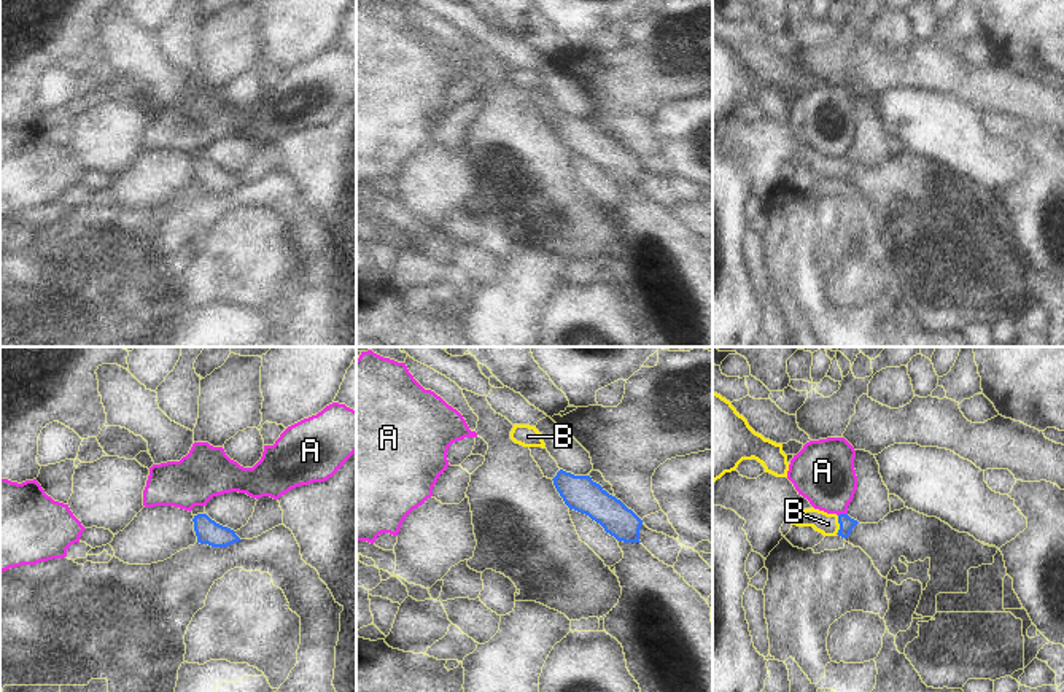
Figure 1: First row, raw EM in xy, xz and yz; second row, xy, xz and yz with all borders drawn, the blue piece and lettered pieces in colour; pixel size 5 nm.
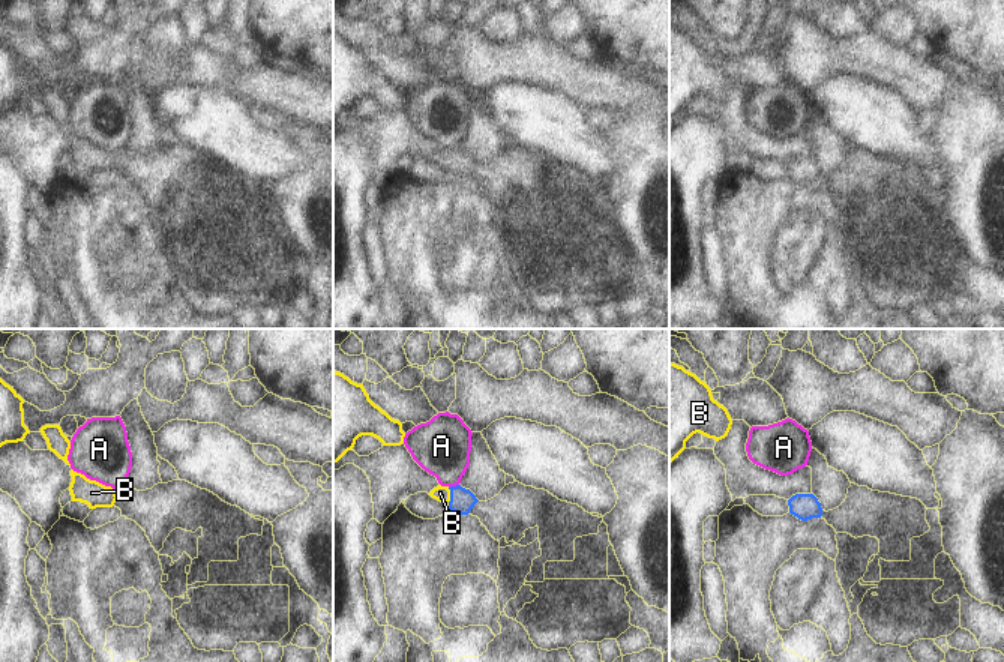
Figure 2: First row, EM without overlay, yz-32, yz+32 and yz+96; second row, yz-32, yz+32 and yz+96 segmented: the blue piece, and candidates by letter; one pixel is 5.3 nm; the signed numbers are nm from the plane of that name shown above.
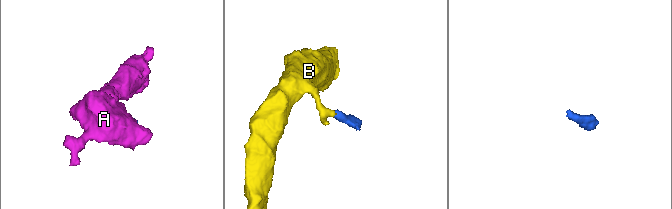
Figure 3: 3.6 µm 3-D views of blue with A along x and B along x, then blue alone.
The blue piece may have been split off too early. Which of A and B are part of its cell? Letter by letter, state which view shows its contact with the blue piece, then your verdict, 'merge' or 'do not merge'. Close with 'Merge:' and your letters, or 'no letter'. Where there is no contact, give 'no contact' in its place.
A: yz | do not merge
B: yz | merge
Merge: B

